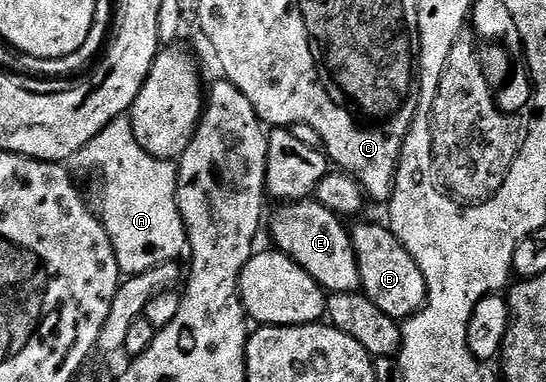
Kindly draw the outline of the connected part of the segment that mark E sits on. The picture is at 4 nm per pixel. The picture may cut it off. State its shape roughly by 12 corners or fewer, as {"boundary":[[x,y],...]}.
{"boundary":[[316,201],[285,205],[272,246],[326,292],[357,291],[350,232]]}

